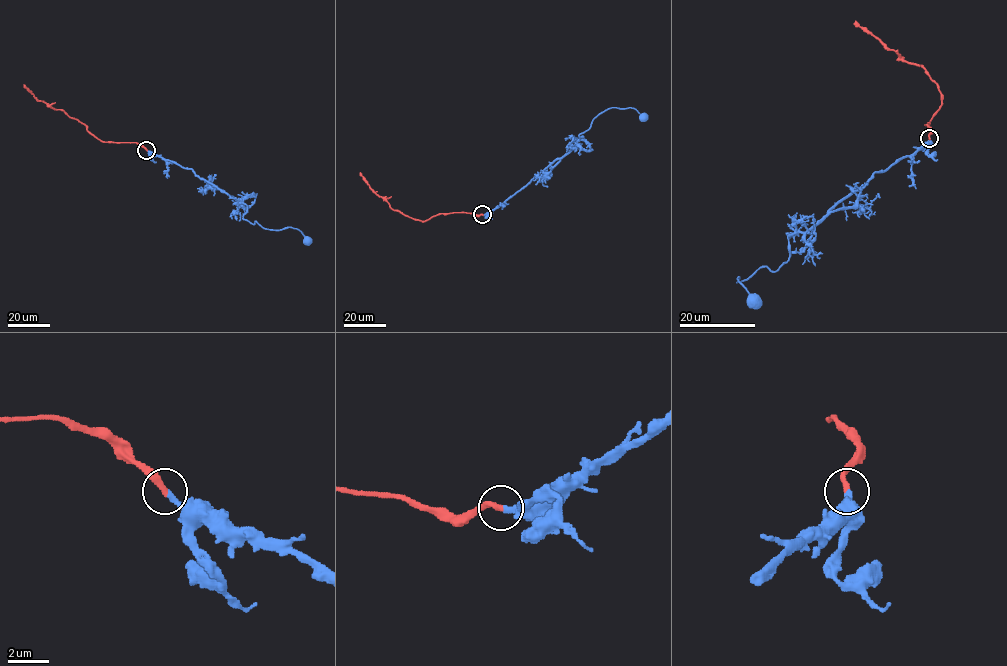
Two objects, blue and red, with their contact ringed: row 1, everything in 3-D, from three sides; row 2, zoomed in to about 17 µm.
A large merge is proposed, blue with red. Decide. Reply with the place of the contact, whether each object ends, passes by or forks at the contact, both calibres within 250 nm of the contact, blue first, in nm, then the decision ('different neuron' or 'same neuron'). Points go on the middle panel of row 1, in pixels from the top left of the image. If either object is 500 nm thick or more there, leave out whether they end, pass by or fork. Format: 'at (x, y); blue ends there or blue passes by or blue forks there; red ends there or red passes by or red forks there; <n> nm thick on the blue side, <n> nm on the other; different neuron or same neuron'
at (482, 214); blue ends there; red ends there; 280 nm thick on the blue side, 320 nm on the other; same neuron

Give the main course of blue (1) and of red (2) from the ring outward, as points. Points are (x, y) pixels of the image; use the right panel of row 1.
1: (929, 138), (805, 231), (788, 236), (789, 260), (774, 271), (762, 266), (738, 277), (756, 300)
2: (929, 138), (931, 130), (926, 125), (942, 104), (939, 88), (923, 67), (905, 61), (855, 20)

